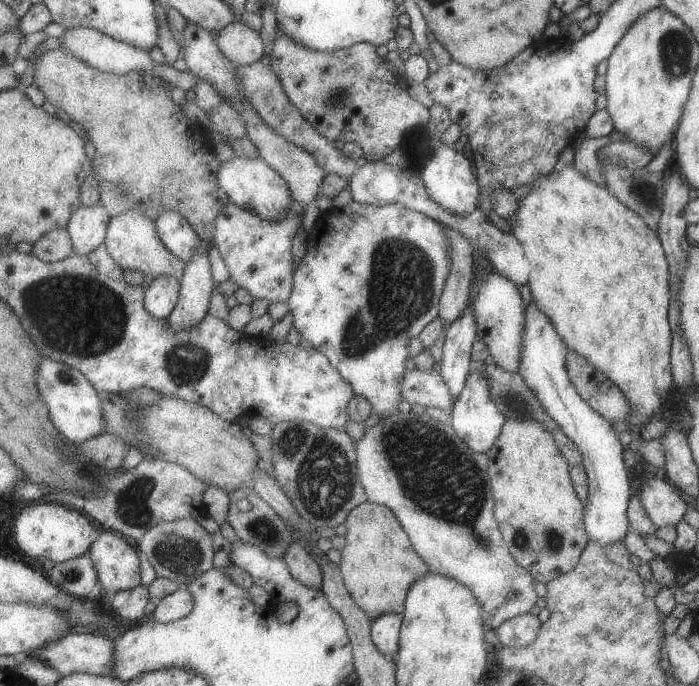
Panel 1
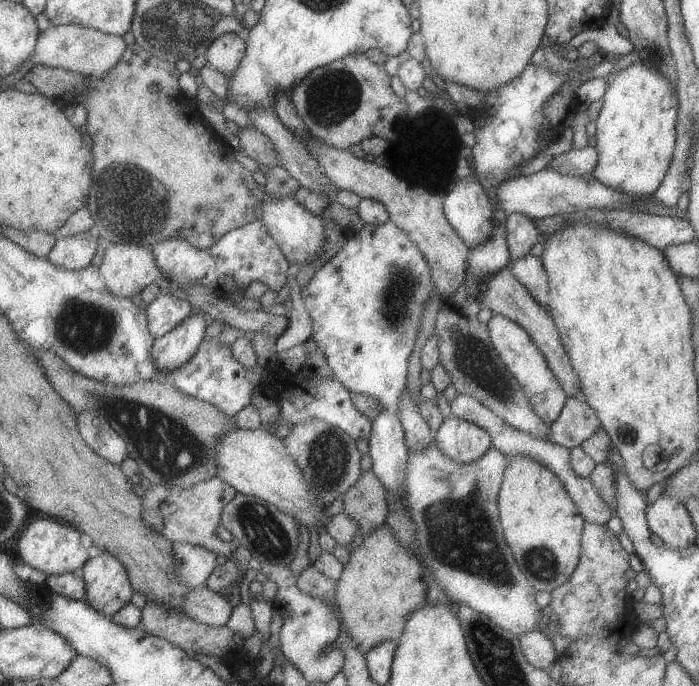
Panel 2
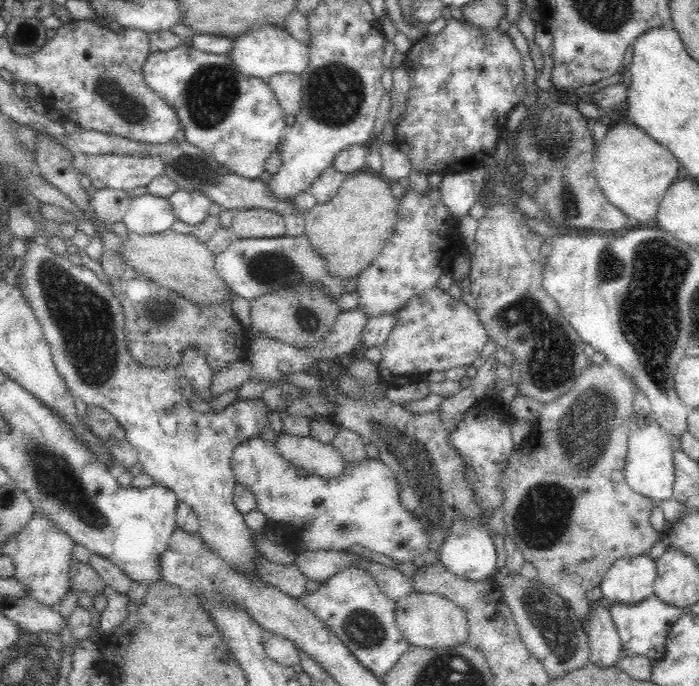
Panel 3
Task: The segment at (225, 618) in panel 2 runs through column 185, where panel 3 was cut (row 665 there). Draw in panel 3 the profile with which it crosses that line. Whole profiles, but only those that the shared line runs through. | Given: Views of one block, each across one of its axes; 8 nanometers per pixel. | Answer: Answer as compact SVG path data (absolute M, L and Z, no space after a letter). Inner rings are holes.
M606 606L592 610L590 628L586 632L590 638L590 662L602 668L616 668L626 650Z

